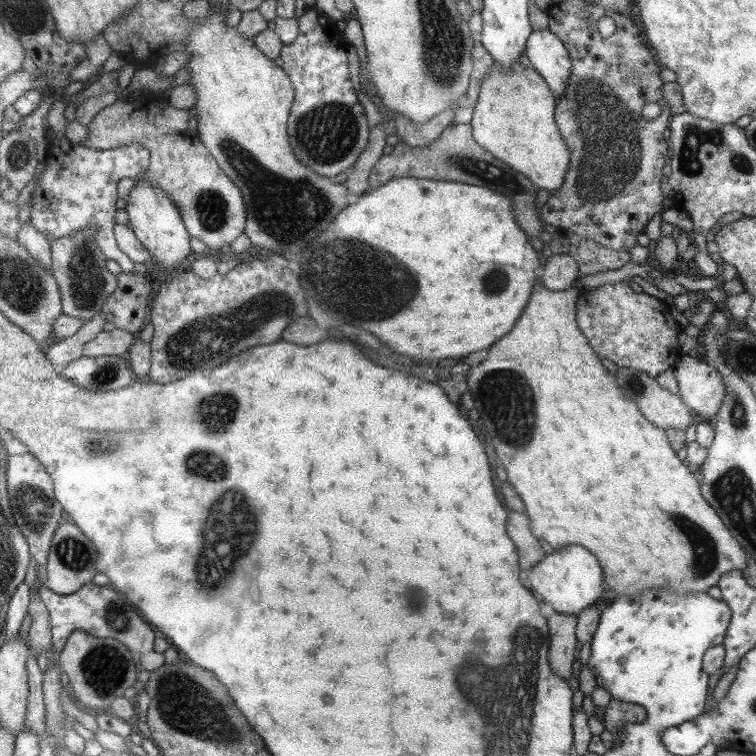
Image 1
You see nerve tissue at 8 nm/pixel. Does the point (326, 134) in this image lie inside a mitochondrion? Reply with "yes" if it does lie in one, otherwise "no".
yes

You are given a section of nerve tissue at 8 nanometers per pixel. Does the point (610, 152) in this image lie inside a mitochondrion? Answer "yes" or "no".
yes

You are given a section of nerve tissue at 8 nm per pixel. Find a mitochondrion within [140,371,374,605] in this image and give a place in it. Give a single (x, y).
(225, 538)

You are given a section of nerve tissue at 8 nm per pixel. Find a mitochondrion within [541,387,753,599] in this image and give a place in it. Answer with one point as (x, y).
(704, 558)

